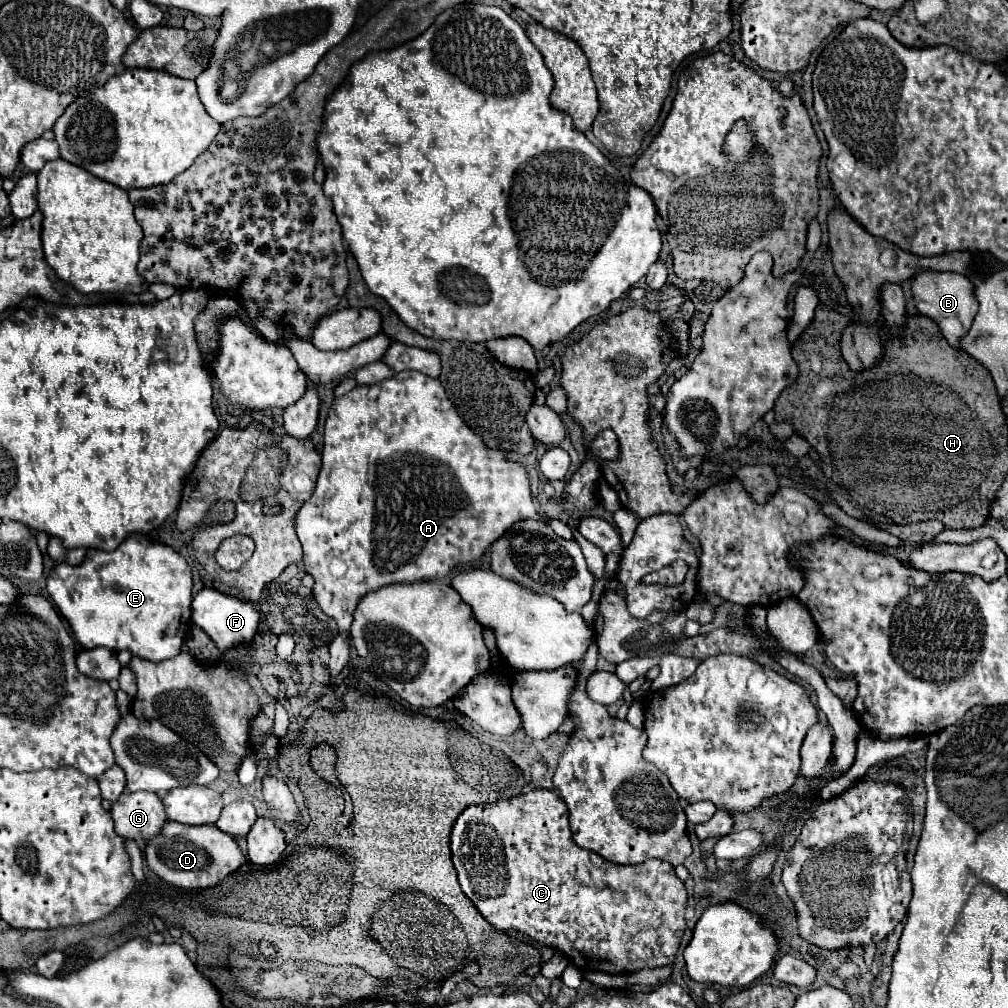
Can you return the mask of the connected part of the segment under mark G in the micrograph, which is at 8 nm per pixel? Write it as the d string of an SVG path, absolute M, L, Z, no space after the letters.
M148 791L122 793L122 797L112 803L110 813L116 833L134 841L154 837L168 821L160 797Z

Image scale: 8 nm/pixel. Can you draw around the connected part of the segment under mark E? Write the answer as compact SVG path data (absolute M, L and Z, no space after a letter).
M132 533L114 551L90 549L80 565L58 563L46 577L46 589L60 613L70 623L76 641L84 649L106 647L114 653L130 649L136 657L148 661L172 659L180 653L186 633L190 631L190 601L192 601L192 573L186 559L170 545L152 543L142 533Z

